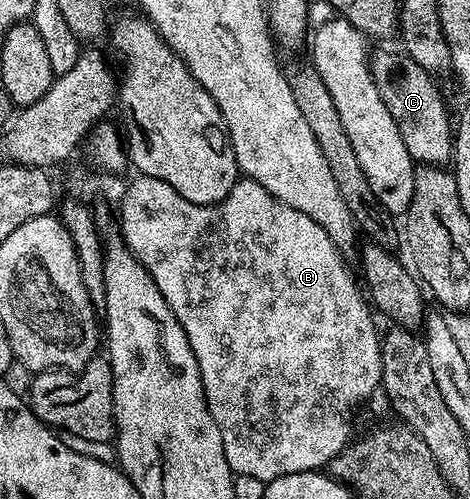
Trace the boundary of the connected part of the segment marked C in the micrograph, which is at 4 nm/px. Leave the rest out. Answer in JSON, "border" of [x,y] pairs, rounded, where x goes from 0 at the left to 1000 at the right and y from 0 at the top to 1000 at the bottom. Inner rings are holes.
{"border":[[[864,108],[806,110],[789,118],[794,162],[819,218],[845,242],[845,267],[870,299],[870,315],[891,331],[951,331],[964,319],[964,238],[951,232],[943,190],[928,160],[887,122],[868,118]]]}

